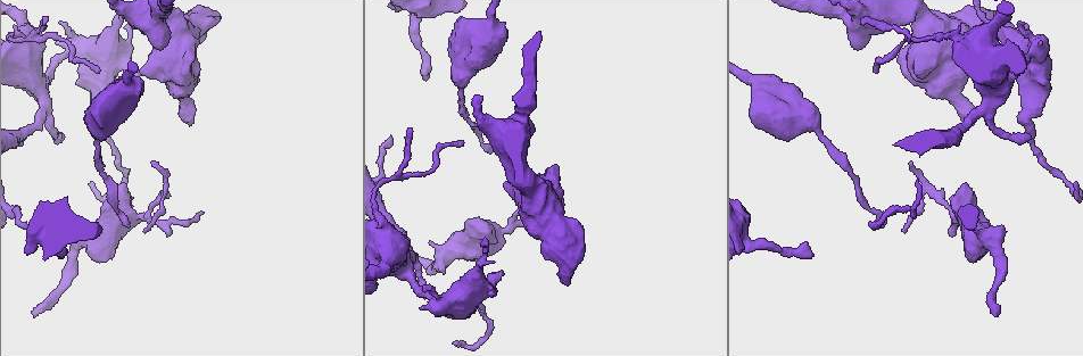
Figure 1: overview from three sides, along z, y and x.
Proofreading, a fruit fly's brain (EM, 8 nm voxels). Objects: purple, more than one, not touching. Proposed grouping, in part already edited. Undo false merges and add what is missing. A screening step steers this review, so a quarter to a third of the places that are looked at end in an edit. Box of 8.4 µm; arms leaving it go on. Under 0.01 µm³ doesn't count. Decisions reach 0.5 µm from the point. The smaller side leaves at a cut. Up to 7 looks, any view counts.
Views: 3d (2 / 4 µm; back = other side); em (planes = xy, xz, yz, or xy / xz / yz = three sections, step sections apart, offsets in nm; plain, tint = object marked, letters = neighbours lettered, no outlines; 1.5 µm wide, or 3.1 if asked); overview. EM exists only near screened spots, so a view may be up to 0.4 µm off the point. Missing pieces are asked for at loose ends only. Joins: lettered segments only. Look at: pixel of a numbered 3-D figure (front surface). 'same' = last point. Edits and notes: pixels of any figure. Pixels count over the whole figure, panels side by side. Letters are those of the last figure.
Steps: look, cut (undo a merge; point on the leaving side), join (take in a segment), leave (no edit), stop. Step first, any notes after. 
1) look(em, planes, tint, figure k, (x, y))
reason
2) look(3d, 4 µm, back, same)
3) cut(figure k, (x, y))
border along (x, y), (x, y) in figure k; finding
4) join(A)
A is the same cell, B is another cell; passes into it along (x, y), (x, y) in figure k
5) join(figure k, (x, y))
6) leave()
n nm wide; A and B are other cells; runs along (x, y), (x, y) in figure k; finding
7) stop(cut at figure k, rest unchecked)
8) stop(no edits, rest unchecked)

look(3d, 4 µm, back, figure 1, (129, 225))
free end

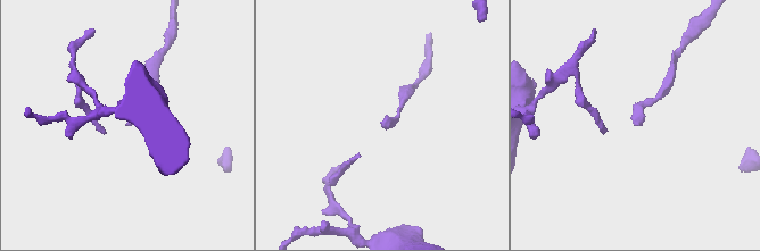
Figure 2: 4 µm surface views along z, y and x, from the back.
look(em, xy, step 4, letters, figure 2, (131, 124))

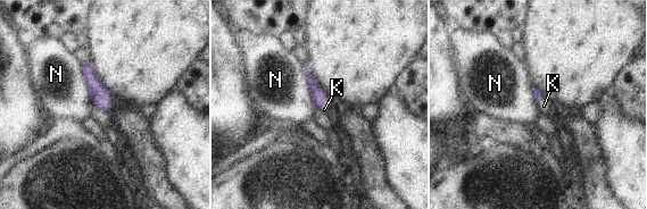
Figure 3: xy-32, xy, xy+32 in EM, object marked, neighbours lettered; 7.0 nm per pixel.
look(em, planes, letters, same)
cut it another way

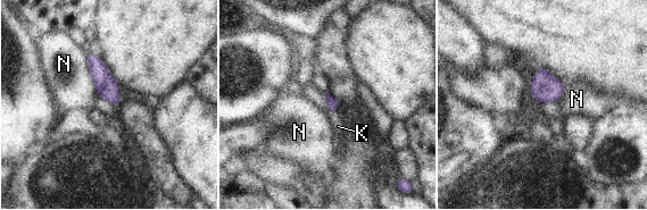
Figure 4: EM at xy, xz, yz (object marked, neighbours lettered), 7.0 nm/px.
join(K)
N touches over 300 nm; K is the same cell, N is another cell; it goes on there

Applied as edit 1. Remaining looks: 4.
look(em, planes, letters, figure 1, (33, 316))
an open end

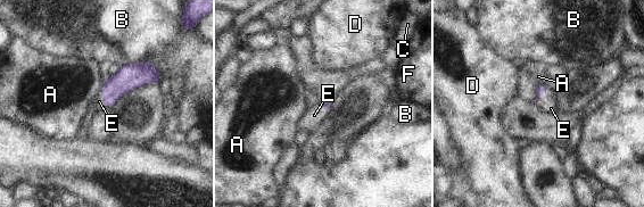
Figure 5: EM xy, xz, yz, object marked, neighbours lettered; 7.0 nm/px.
join(E)
E is the same cell, A, B, C, D and F are other cells; passes into it along (541, 88), (541, 94), (547, 102) in figure 5; it goes on there

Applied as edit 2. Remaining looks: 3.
look(em, planes, letters, figure 1, (998, 247))
thick turns thin

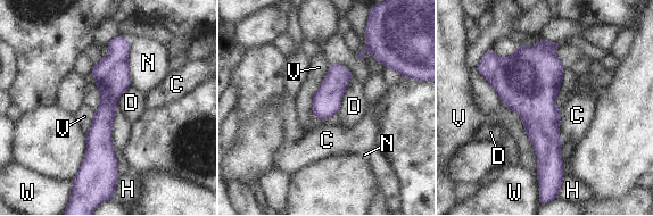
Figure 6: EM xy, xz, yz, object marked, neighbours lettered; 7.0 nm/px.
leave()
180 nm wide; C, D, H, N, V and W are other cells; runs along (118, 40), (102, 121), (107, 175) in figure 6; continuous, no second neuron

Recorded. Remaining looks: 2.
stop(join at figure 4, join at figure 5, rest unchecked)

